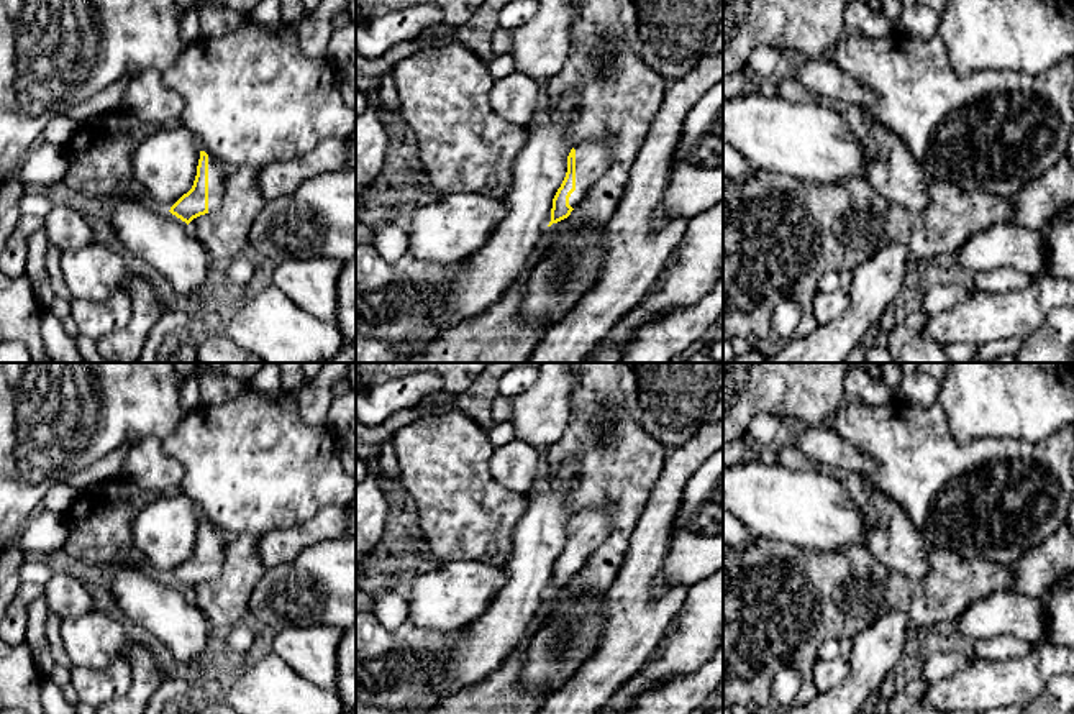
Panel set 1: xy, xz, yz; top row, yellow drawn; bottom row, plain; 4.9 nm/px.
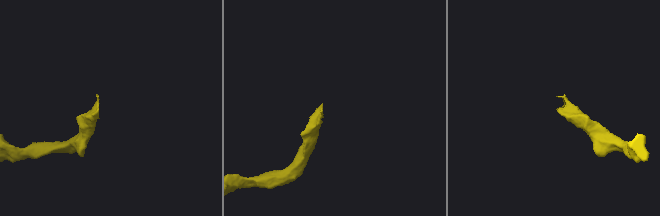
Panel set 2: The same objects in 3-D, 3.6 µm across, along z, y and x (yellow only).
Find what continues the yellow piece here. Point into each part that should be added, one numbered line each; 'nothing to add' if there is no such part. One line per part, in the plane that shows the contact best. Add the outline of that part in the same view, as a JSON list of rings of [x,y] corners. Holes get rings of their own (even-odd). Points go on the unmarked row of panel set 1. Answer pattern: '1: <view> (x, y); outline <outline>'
1: xz (592, 526); outline [[[603,507],[584,509],[576,517],[576,558],[569,565],[574,576],[582,570],[592,553],[607,540],[612,532],[608,512]]]

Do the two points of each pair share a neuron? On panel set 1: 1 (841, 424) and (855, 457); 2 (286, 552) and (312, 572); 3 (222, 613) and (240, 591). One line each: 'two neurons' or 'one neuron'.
1: two neurons
2: two neurons
3: one neuron

